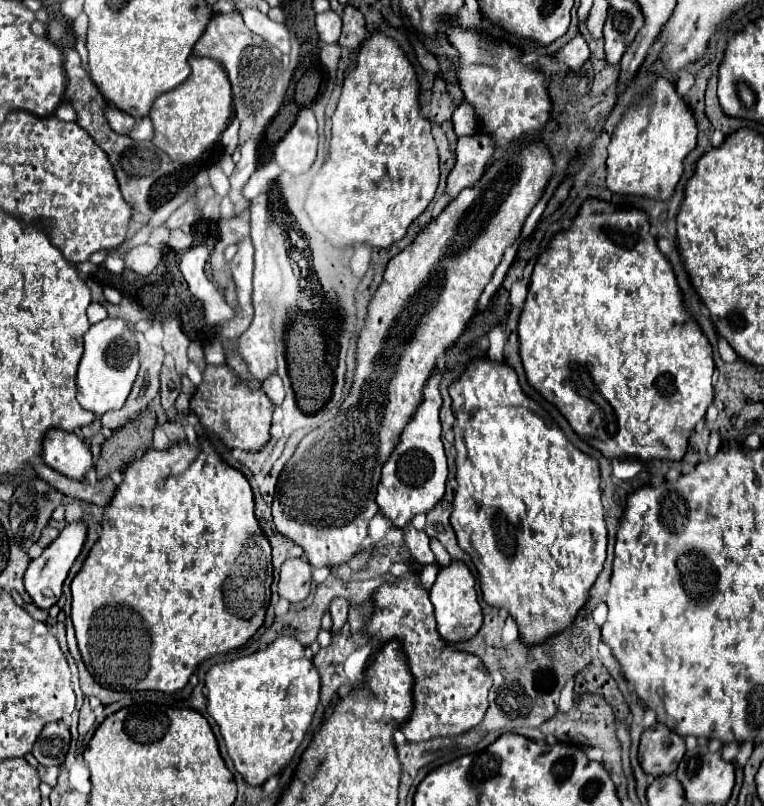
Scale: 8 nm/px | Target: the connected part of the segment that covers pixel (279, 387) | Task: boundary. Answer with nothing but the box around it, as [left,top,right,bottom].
[261,373,285,405]

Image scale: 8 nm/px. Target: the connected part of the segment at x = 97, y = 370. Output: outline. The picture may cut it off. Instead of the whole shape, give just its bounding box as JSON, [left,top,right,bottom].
[77,317,139,415]

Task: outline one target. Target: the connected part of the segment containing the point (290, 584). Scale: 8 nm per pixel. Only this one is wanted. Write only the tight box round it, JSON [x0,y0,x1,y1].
[279,557,311,601]

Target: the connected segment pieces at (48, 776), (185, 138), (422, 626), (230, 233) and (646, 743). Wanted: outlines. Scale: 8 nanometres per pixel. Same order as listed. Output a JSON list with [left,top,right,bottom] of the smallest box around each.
[[37,765,59,787],[149,55,233,163],[365,569,491,741],[217,209,251,245],[639,723,687,777]]

